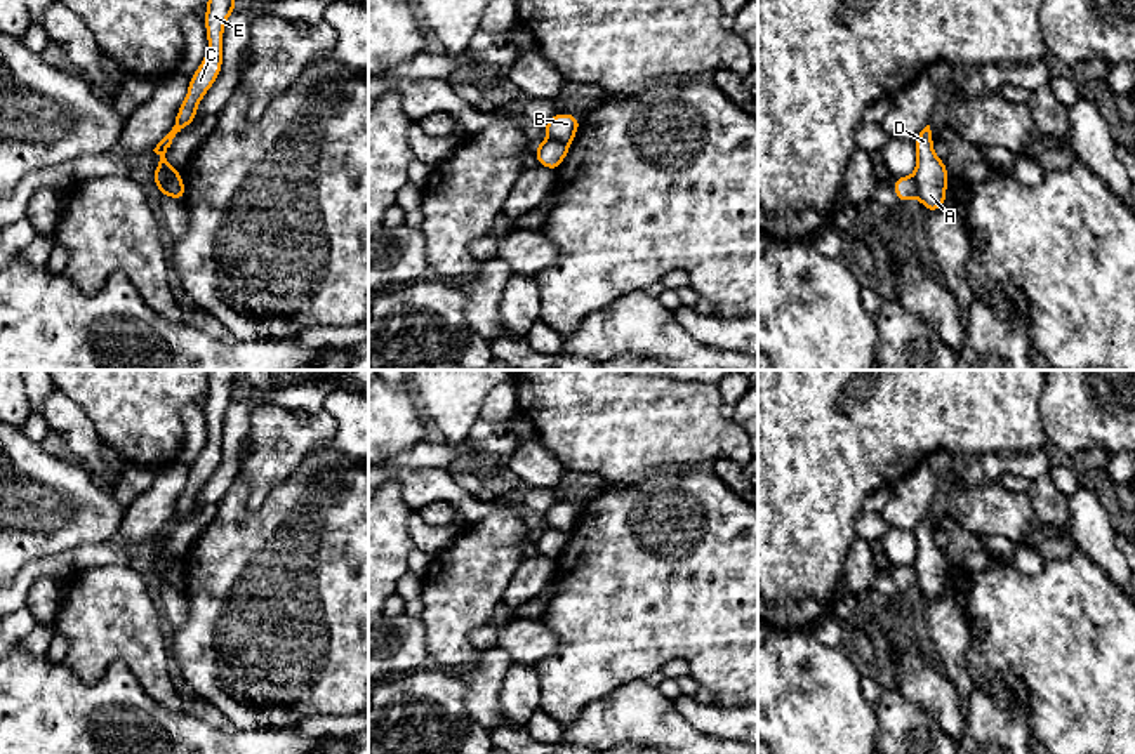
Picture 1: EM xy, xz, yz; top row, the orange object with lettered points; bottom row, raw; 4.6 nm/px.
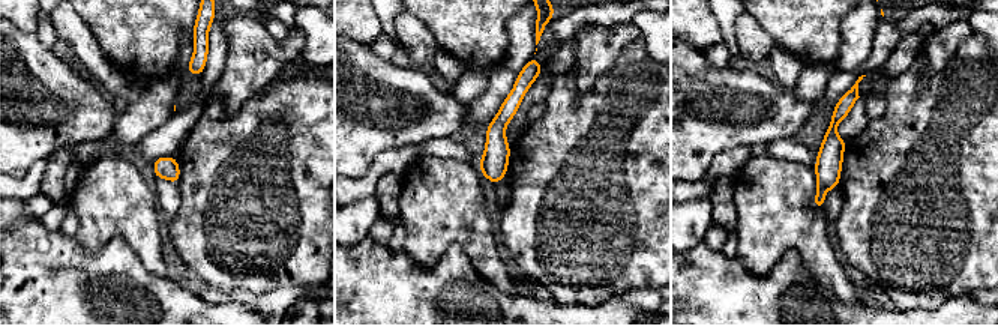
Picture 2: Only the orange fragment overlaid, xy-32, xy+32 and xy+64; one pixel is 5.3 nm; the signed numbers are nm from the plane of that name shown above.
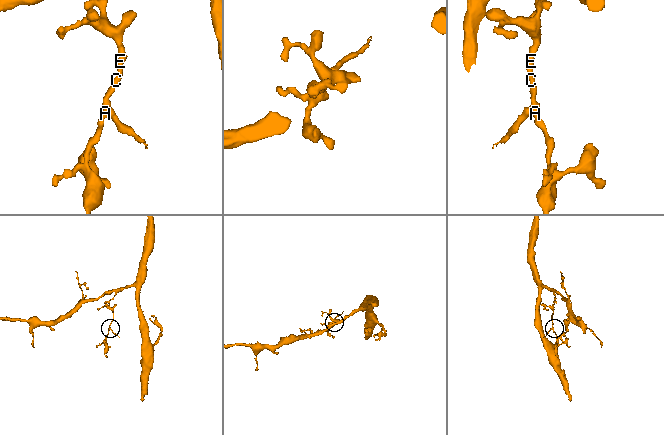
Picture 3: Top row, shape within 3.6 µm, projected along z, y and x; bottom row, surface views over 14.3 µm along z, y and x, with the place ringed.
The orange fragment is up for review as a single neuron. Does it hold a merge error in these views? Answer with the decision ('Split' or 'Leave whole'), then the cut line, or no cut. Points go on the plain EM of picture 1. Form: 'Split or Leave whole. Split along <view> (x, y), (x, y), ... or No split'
Split. Split along xy (179, 563), (167, 572), (165, 584)

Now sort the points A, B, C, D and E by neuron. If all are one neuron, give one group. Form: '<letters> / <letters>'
A C D E / B

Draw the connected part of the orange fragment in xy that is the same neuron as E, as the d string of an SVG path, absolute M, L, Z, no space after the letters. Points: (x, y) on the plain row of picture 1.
M209 370L209 393L205 398L209 440L195 464L189 467L188 483L176 504L172 519L153 539L160 546L160 551L151 568L156 572L162 585L167 585L167 572L179 565L179 559L165 549L165 544L176 523L196 509L200 490L221 462L224 413L235 400L236 389L231 370Z

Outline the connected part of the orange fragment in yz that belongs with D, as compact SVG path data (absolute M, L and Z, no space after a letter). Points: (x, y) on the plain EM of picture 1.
M930 514L914 528L916 561L913 568L916 572L916 585L930 603L946 596L946 579L949 572L946 551L933 542L933 530Z

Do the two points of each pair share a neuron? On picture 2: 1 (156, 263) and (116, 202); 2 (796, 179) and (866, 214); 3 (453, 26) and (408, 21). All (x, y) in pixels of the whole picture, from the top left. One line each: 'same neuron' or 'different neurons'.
1: same neuron
2: different neurons
3: different neurons

